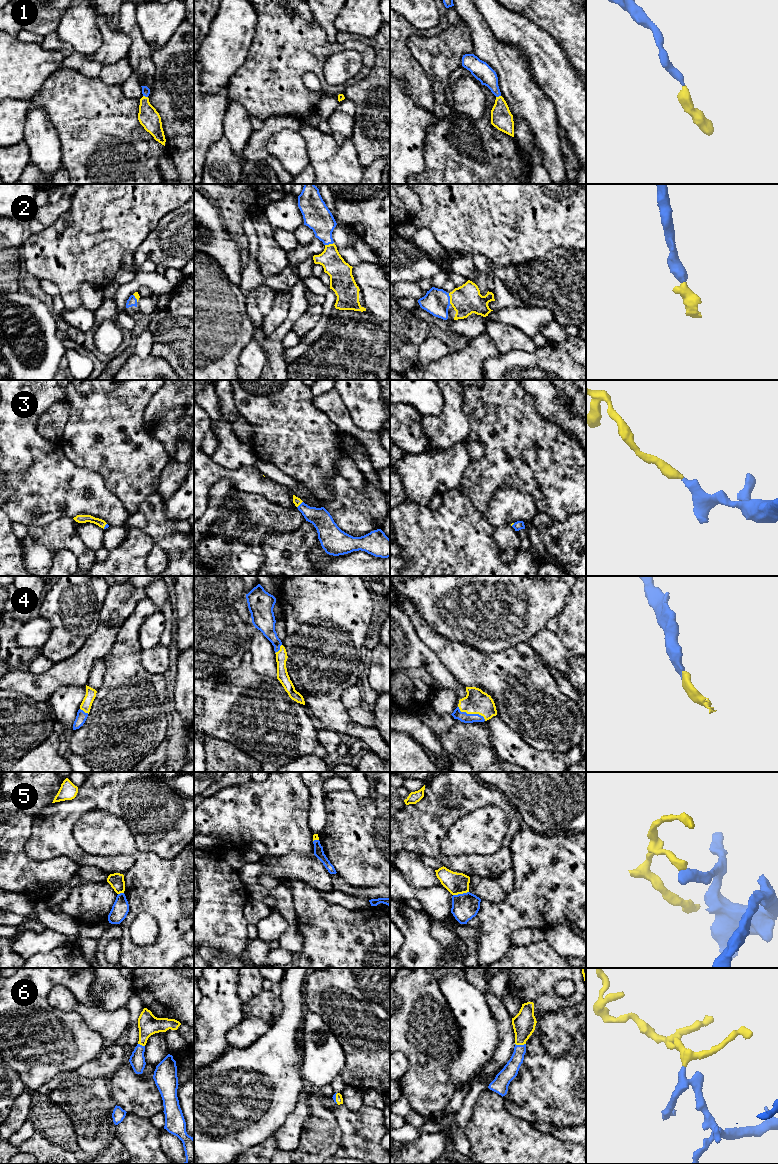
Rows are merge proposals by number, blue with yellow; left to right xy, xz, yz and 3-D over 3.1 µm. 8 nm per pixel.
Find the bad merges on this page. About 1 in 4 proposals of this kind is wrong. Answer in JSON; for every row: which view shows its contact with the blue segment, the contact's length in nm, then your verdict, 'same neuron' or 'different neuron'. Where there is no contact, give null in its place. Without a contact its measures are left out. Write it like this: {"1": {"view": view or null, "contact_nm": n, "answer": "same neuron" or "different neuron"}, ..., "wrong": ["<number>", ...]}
{"1": {"view": "xy", "contact_nm": 40, "answer": "same neuron"}, "2": {"view": "yz", "contact_nm": 100, "answer": "same neuron"}, "3": {"view": "xz", "contact_nm": 70, "answer": "same neuron"}, "4": {"view": "yz", "contact_nm": 260, "answer": "same neuron"}, "5": {"view": "yz", "contact_nm": 130, "answer": "different neuron"}, "6": {"view": "yz", "contact_nm": 90, "answer": "same neuron"}, "wrong": ["5"]}

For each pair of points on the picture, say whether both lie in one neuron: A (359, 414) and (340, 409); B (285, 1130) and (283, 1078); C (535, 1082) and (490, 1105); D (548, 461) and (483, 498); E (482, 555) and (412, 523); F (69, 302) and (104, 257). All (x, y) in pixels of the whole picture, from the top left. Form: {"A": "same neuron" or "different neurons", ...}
{"A": "different neurons", "B": "different neurons", "C": "different neurons", "D": "same neuron", "E": "same neuron", "F": "same neuron"}

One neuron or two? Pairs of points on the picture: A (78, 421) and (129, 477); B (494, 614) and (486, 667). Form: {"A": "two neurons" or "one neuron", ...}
{"A": "one neuron", "B": "two neurons"}

